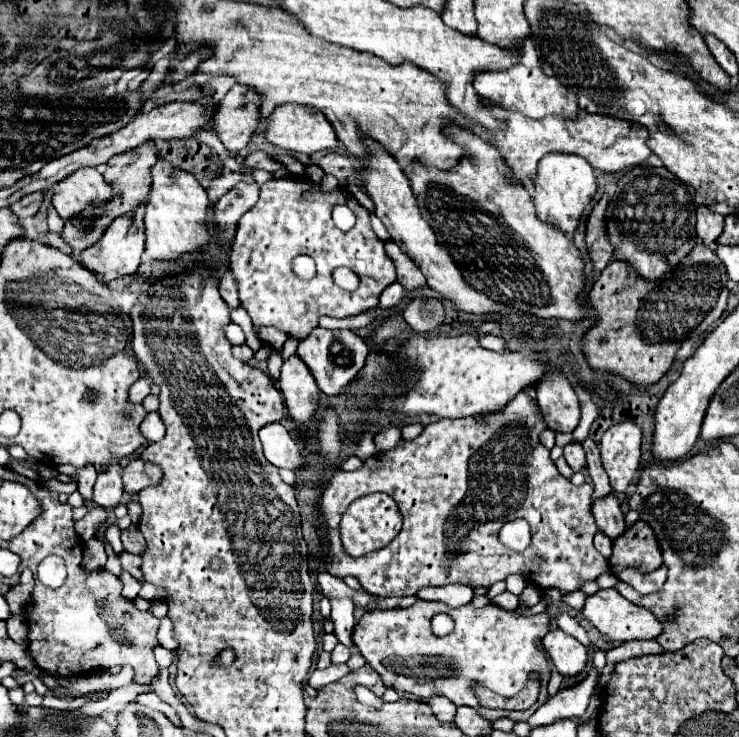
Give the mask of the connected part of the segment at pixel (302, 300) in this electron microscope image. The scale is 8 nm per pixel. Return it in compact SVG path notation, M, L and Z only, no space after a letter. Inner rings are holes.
M285 176L281 180L269 180L261 186L257 204L251 210L247 210L237 224L233 250L231 250L231 270L239 284L241 306L249 312L253 324L255 326L275 326L287 334L297 336L299 340L305 338L319 324L319 316L323 314L333 316L333 318L345 318L345 316L361 314L361 312L375 308L379 304L379 294L383 292L383 288L395 282L393 262L385 254L383 242L371 230L369 212L345 188L337 188L329 194L321 194L317 186L309 182L305 176ZM335 204L351 206L351 210L355 212L357 224L349 232L341 232L333 224L331 206ZM299 254L309 254L317 264L317 276L309 282L303 282L293 274L291 260L293 256L299 256ZM337 266L347 266L361 276L359 290L347 292L335 286L331 274Z

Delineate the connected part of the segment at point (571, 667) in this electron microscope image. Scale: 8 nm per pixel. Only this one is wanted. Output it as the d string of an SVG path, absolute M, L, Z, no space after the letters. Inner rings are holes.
M551 628L543 638L543 646L563 676L575 676L585 668L587 646L583 646L577 638L565 634L561 628Z

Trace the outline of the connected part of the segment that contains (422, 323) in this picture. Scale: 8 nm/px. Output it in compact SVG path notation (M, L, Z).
M413 298L403 310L403 318L415 332L433 332L445 324L445 306L439 298Z

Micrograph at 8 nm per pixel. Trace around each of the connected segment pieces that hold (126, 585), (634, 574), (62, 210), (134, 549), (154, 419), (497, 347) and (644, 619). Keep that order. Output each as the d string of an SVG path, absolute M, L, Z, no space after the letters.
M121 572L121 582L123 582L123 594L127 594L127 598L129 600L133 600L137 594L139 594L139 590L141 590L141 584L139 584L139 580L135 580L129 572Z
M661 566L659 570L655 572L649 572L649 574L641 574L637 570L625 570L619 574L619 578L627 584L631 584L639 594L651 594L651 592L657 592L663 584L665 584L665 566Z
M79 168L65 180L57 182L51 202L61 218L77 216L85 206L101 206L111 200L111 188L95 168Z
M131 524L127 530L121 532L121 542L123 542L125 552L131 552L131 554L145 552L145 538L141 536L141 532L135 524Z
M158 412L148 413L139 426L139 430L148 442L157 442L163 438L165 428L161 424Z
M487 334L483 336L483 346L487 350L495 350L495 352L507 352L507 340L501 338L501 336L493 336L493 334Z
M615 586L607 588L607 590L597 590L595 594L587 596L581 614L601 634L609 636L611 640L623 640L623 642L627 642L627 640L651 640L653 636L657 636L657 632L661 632L659 620L655 622L655 616L647 608L641 608L641 606L629 602L627 598L623 598Z

